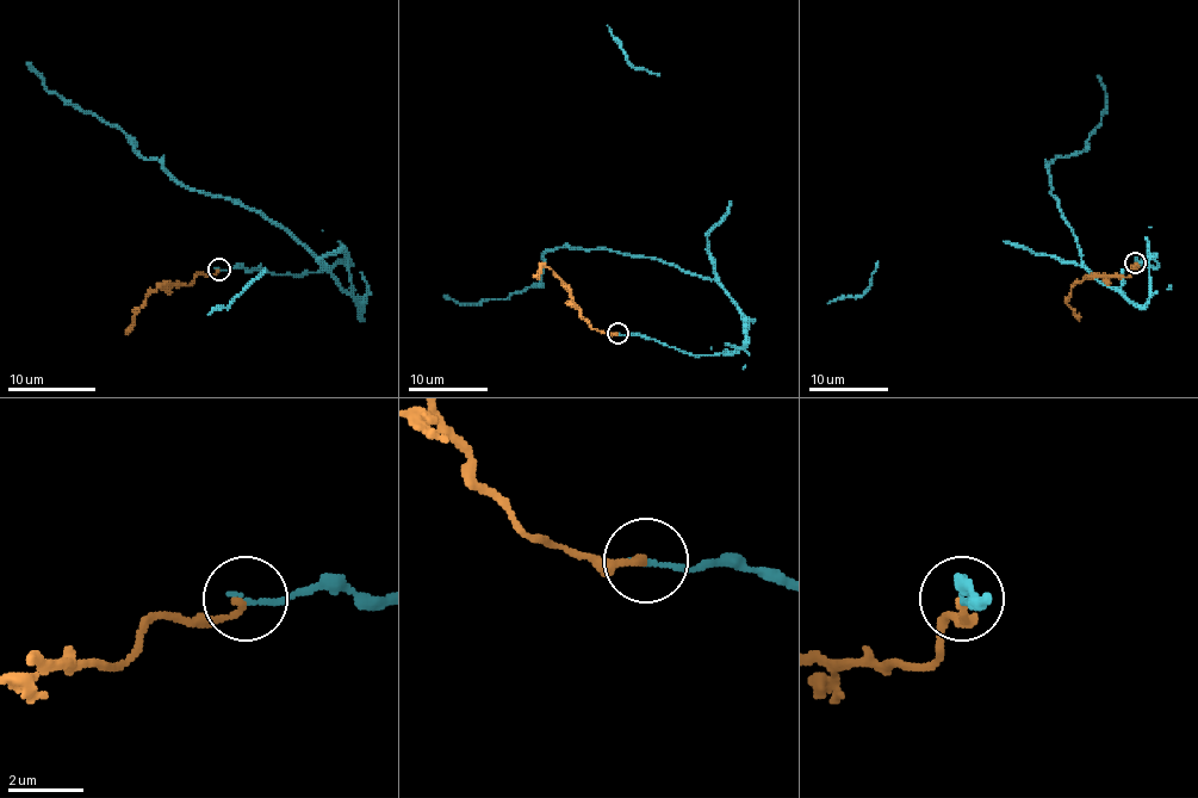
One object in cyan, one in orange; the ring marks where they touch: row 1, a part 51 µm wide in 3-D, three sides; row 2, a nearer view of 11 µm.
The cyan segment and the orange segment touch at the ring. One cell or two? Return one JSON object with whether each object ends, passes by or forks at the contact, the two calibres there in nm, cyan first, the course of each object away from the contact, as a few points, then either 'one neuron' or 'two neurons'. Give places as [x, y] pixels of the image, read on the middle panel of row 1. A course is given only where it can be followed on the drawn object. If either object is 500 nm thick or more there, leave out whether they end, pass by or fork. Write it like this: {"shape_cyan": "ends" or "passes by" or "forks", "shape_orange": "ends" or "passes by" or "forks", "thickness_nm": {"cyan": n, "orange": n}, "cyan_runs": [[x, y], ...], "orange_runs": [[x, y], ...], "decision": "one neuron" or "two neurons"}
{"shape_cyan": "ends", "shape_orange": "ends", "thickness_nm": {"cyan": 140, "orange": 180}, "cyan_runs": [[618, 333], [711, 354], [743, 347], [745, 319], [715, 280], [591, 249], [550, 249], [506, 298], [444, 295]], "orange_runs": [[618, 333], [601, 333], [589, 325], [565, 283], [551, 268], [544, 265], [533, 277]], "decision": "two neurons"}

